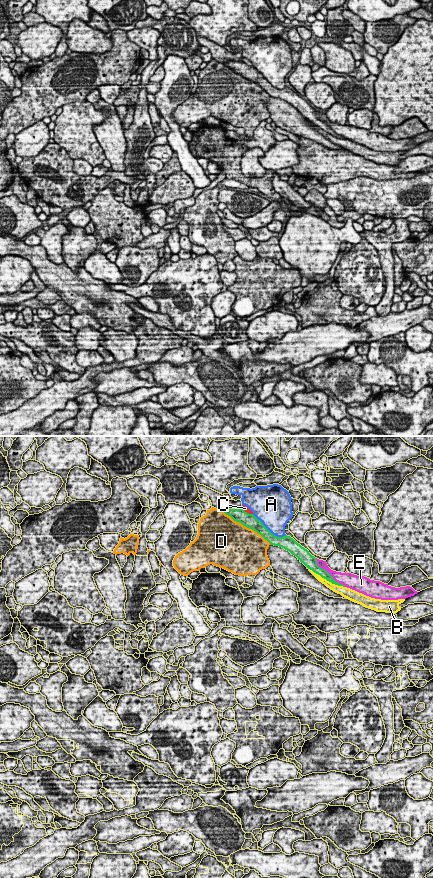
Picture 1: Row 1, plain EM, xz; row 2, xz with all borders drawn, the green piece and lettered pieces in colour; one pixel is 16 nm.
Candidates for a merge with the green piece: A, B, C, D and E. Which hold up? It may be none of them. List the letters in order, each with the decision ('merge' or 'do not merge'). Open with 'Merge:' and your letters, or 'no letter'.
Merge: no letter
A: do not merge
B: do not merge
C: do not merge
D: do not merge
E: do not merge

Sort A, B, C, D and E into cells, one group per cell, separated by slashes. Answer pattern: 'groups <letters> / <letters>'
groups A / B / C / D / E

